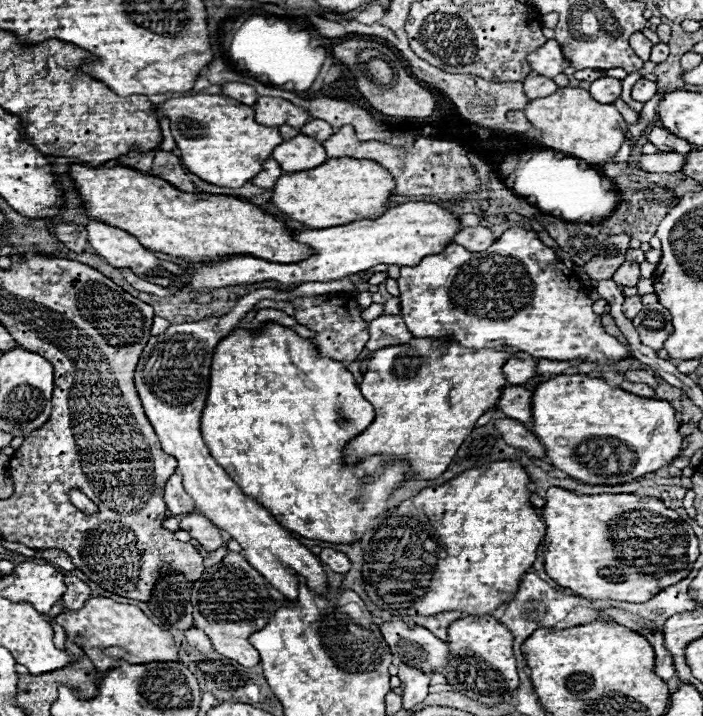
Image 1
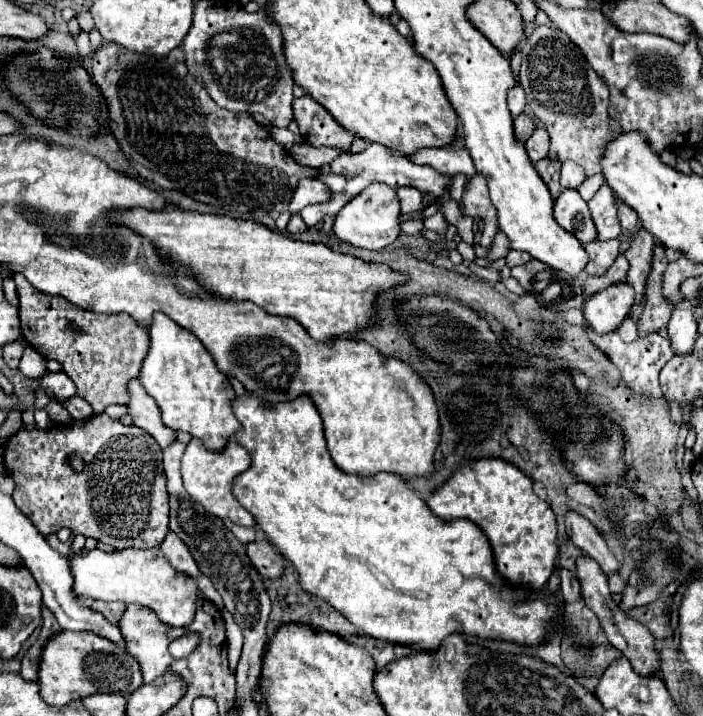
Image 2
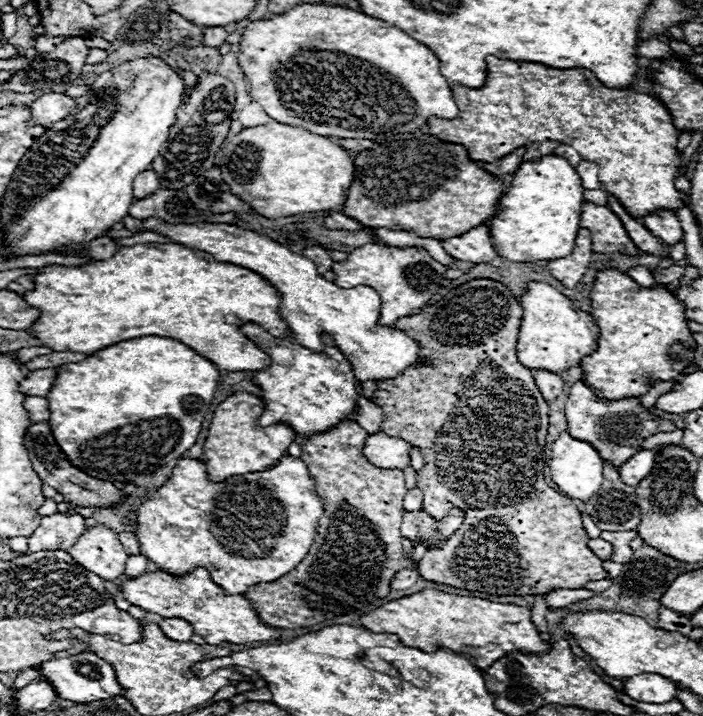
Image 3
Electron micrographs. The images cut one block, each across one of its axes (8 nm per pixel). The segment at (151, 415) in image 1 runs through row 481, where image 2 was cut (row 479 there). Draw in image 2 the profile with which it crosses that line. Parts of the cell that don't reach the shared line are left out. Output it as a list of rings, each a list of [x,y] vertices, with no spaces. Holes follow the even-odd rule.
[[[192,438],[186,444],[184,456],[182,456],[182,480],[184,480],[184,488],[188,490],[188,494],[192,496],[194,502],[202,504],[206,512],[212,512],[218,518],[228,518],[238,526],[254,526],[254,518],[252,514],[248,514],[232,496],[232,480],[244,472],[250,466],[250,458],[248,452],[234,440],[228,440],[228,444],[220,450],[220,452],[210,452],[206,450],[200,440]]]

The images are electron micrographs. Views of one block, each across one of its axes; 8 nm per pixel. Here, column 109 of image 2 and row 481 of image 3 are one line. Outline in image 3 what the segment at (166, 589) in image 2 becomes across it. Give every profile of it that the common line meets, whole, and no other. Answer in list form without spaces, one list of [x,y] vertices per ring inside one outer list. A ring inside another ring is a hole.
[[[562,432],[558,436],[558,440],[554,442],[554,448],[552,448],[550,476],[562,492],[566,492],[578,500],[588,500],[602,486],[602,464],[604,464],[604,460],[594,450],[594,446],[590,446],[588,442],[580,442],[576,438],[572,438],[568,432]]]

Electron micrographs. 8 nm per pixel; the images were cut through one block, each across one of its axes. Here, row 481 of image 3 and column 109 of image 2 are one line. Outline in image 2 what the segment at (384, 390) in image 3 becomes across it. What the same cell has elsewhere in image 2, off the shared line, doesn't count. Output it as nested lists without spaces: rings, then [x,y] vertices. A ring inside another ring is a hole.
[[[102,412],[100,416],[96,416],[88,426],[84,428],[76,428],[76,426],[62,426],[62,428],[48,428],[48,430],[42,430],[42,428],[34,428],[34,430],[26,430],[26,428],[20,428],[4,446],[4,470],[12,476],[12,480],[16,482],[16,488],[14,488],[14,502],[16,506],[20,508],[20,512],[24,516],[28,516],[32,520],[32,524],[36,526],[36,530],[44,536],[48,534],[54,534],[56,530],[60,528],[70,528],[74,534],[84,534],[84,536],[90,536],[90,538],[96,538],[98,542],[104,542],[104,544],[110,544],[112,548],[116,550],[122,550],[122,548],[128,548],[128,546],[134,546],[134,548],[156,548],[162,544],[164,536],[168,534],[168,490],[166,490],[166,474],[164,474],[164,468],[162,468],[162,448],[156,444],[156,440],[152,436],[148,436],[148,432],[140,430],[138,426],[130,424],[130,426],[124,426],[120,420],[114,420],[110,418],[106,412]],[[72,456],[80,456],[84,460],[84,470],[82,472],[76,472],[72,468]]]

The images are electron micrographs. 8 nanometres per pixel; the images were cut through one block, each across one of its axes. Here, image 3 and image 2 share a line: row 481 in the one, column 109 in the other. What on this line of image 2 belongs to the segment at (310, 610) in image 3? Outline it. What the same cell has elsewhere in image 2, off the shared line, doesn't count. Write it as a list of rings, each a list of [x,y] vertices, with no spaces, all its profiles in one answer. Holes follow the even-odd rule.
[[[14,274],[14,282],[20,296],[20,326],[24,340],[44,358],[62,364],[68,378],[76,384],[78,396],[92,406],[94,414],[102,414],[110,404],[126,404],[128,396],[124,384],[140,372],[144,352],[148,352],[148,330],[140,328],[132,316],[124,312],[96,314],[60,296],[38,292],[20,274]]]

